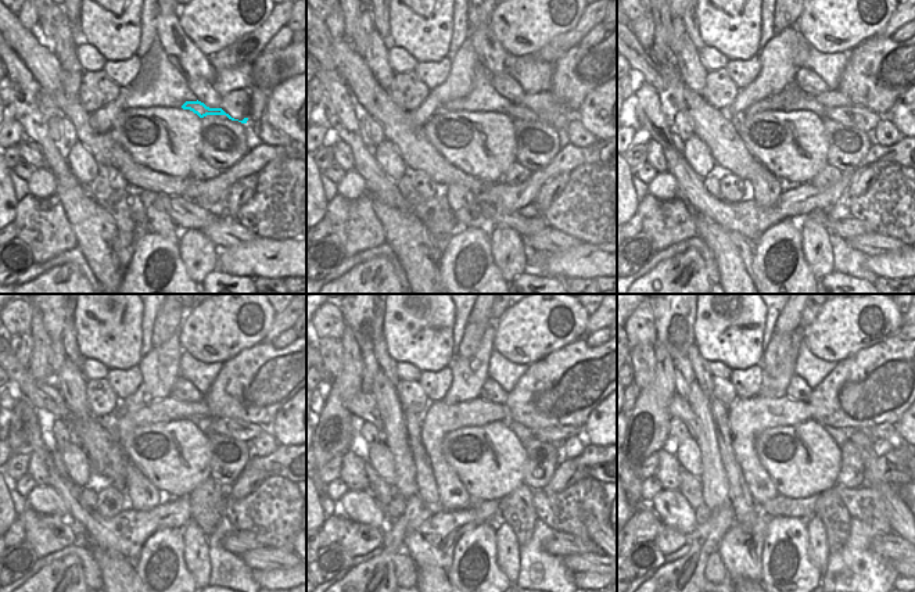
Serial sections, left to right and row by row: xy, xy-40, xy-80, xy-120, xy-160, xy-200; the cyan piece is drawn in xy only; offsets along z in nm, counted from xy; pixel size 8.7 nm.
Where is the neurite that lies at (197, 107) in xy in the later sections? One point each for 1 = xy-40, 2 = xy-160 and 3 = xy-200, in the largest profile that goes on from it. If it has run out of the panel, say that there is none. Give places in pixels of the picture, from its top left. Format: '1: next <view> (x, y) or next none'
1: next xy-40 (516, 111)
2: next xy-160 (552, 434)
3: next xy-200 (883, 431)

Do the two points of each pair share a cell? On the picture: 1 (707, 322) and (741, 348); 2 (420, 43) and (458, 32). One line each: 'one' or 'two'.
1: one
2: two

